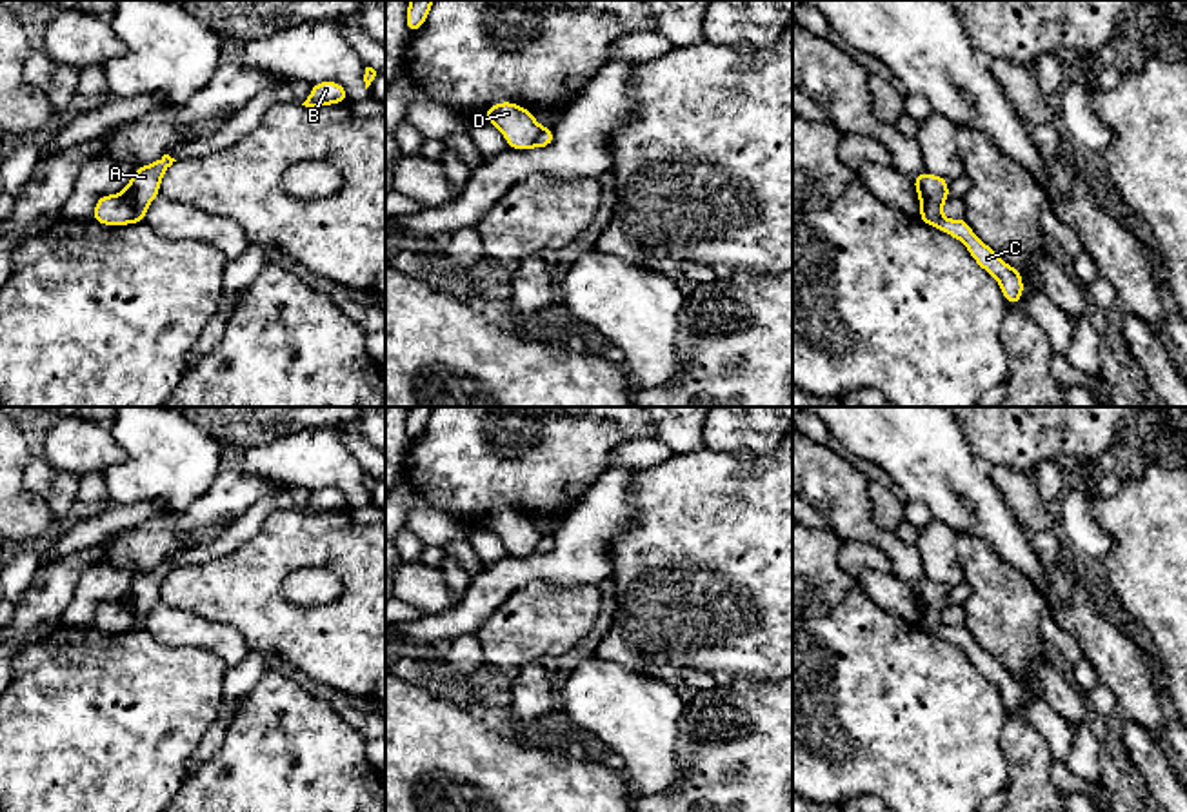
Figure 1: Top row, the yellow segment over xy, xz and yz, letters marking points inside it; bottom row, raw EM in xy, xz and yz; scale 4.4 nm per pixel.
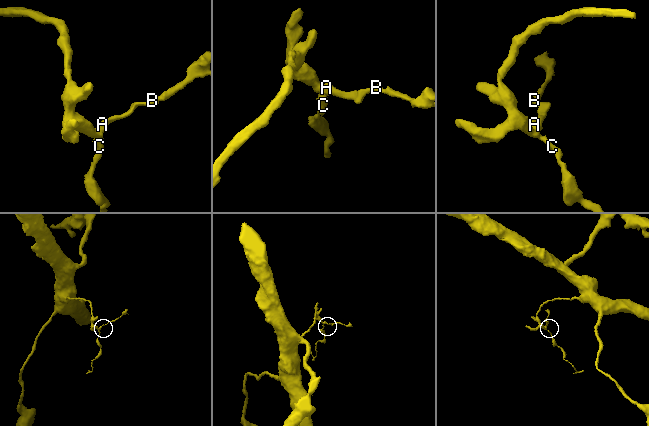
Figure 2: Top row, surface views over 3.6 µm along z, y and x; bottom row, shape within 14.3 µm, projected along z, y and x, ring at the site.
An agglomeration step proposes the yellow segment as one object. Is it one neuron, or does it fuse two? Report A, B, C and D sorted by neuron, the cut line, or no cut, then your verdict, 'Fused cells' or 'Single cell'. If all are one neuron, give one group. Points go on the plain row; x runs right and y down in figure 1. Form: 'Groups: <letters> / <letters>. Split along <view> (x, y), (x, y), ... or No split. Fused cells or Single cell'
Groups: A B C / D. Split along xy (120, 602), (133, 618), (133, 629). Fused cells

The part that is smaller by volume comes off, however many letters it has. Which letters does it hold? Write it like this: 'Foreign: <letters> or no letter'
Foreign: A, B, C

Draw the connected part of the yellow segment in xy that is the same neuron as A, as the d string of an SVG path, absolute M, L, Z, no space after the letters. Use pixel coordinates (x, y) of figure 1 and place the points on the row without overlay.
M164 561L156 569L142 572L133 579L129 590L122 598L122 603L135 618L133 630L145 629L149 610L160 601L162 583L175 569L176 567L169 561Z

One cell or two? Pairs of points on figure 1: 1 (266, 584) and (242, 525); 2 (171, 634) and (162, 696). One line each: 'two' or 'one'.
1: two
2: two

